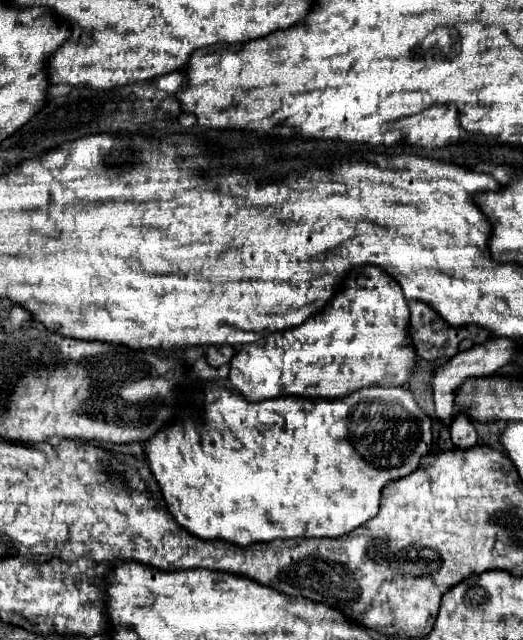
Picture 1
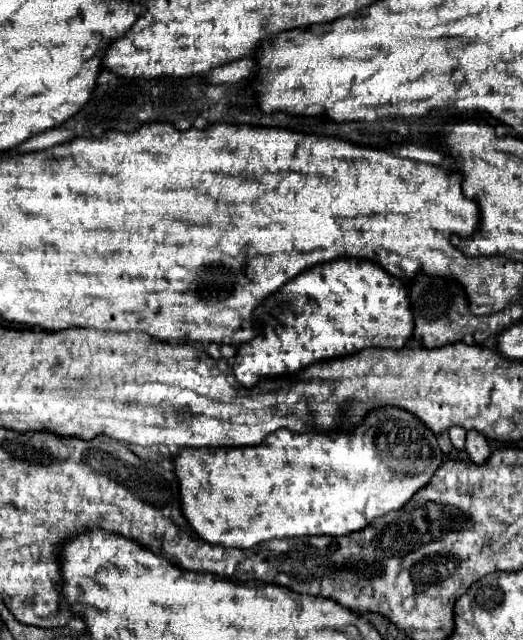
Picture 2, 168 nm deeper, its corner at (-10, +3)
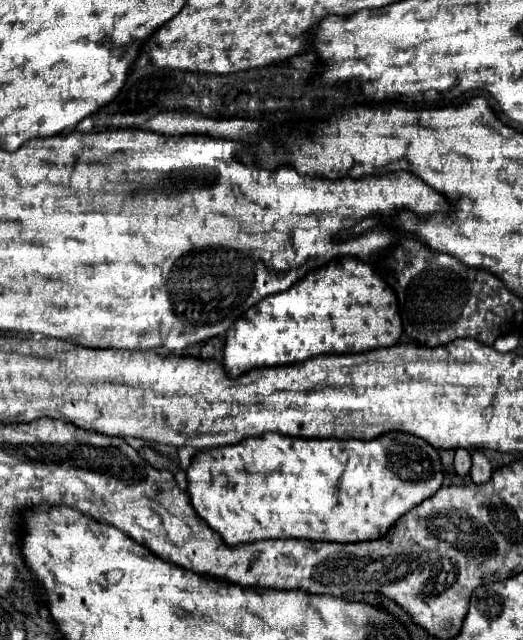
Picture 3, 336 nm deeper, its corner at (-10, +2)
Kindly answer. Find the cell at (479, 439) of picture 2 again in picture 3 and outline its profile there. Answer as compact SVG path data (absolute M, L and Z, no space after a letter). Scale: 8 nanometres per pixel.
M482 452L472 454L472 470L470 470L470 480L474 484L484 484L492 478L492 466L488 458Z

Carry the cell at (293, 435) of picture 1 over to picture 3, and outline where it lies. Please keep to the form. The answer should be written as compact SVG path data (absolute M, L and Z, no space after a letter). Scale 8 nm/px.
M267 432L254 438L248 438L246 442L238 442L234 446L224 448L210 448L204 452L198 452L194 456L194 464L186 470L188 474L188 496L190 504L194 506L196 514L216 532L222 534L222 540L228 546L236 546L242 542L256 542L256 540L276 540L276 538L304 538L304 540L332 540L332 542L364 542L364 540L376 540L396 524L400 516L404 516L408 510L418 506L422 500L430 498L438 492L442 486L442 464L438 450L432 448L426 440L412 436L412 434L384 434L376 440L312 440L312 438L294 438L284 436L277 432Z

